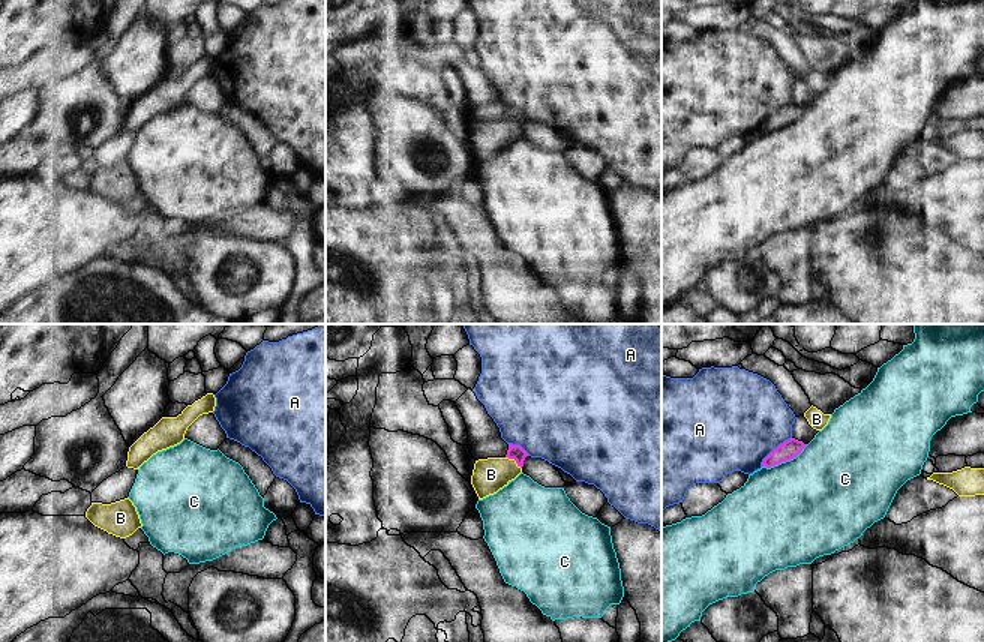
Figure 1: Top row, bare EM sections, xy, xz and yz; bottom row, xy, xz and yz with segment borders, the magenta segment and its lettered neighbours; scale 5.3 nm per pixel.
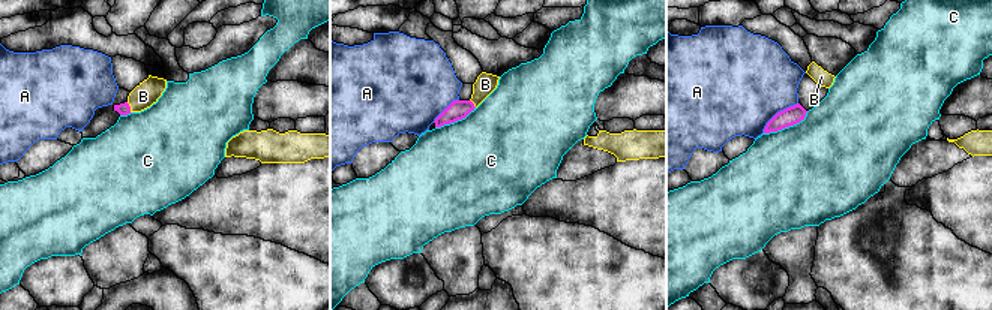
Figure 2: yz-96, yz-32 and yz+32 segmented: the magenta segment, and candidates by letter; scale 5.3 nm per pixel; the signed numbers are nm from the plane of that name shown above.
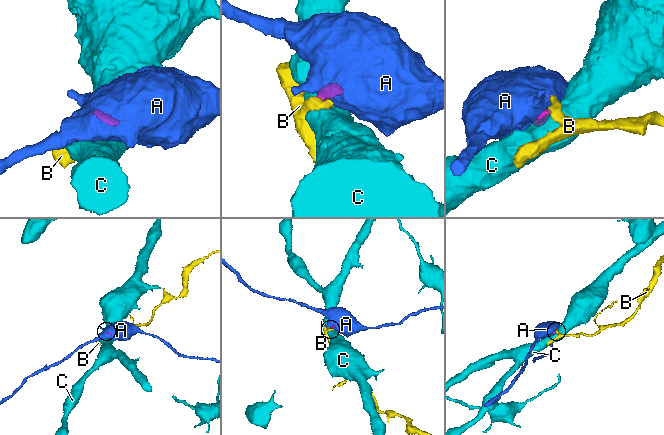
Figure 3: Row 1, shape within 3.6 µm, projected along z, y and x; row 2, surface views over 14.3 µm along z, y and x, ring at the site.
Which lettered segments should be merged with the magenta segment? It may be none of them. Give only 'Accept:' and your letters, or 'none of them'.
Accept: B

